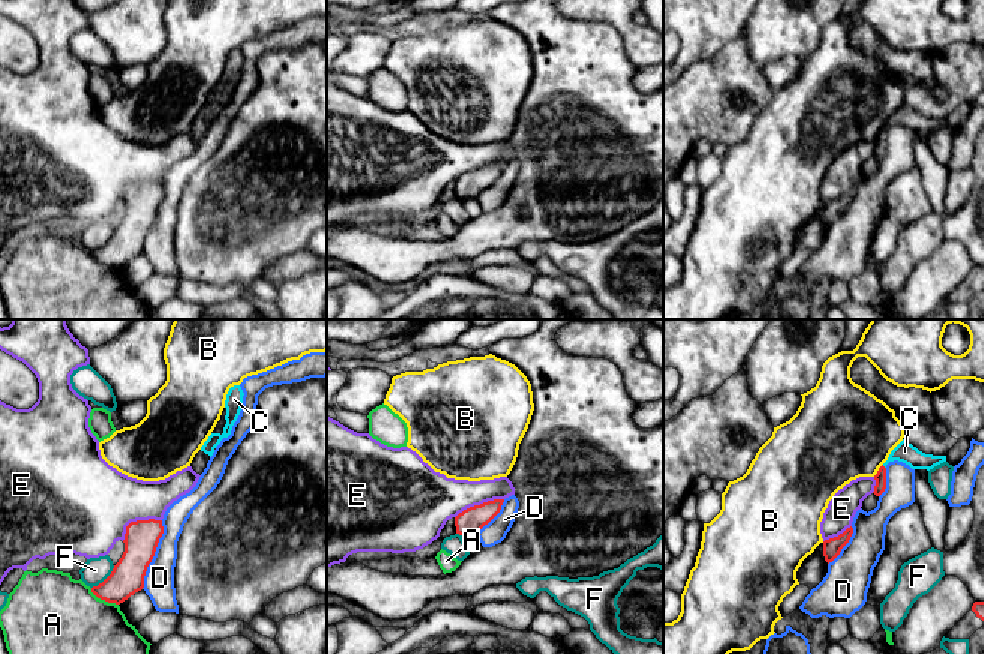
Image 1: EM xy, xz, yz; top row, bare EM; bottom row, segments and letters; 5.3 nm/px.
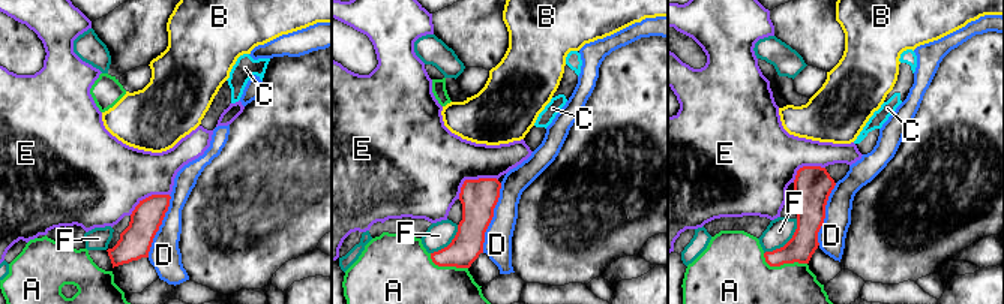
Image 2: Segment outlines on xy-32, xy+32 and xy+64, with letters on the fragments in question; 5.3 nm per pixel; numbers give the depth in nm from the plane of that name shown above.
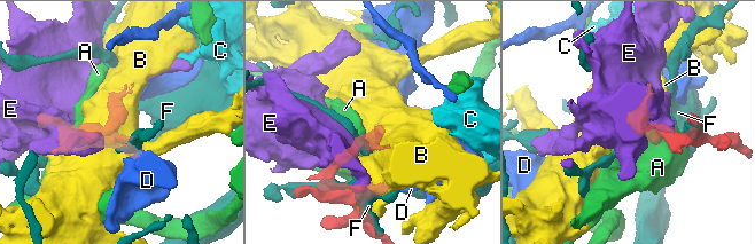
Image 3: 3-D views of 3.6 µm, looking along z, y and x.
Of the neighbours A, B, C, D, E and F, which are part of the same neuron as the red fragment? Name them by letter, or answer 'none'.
C

